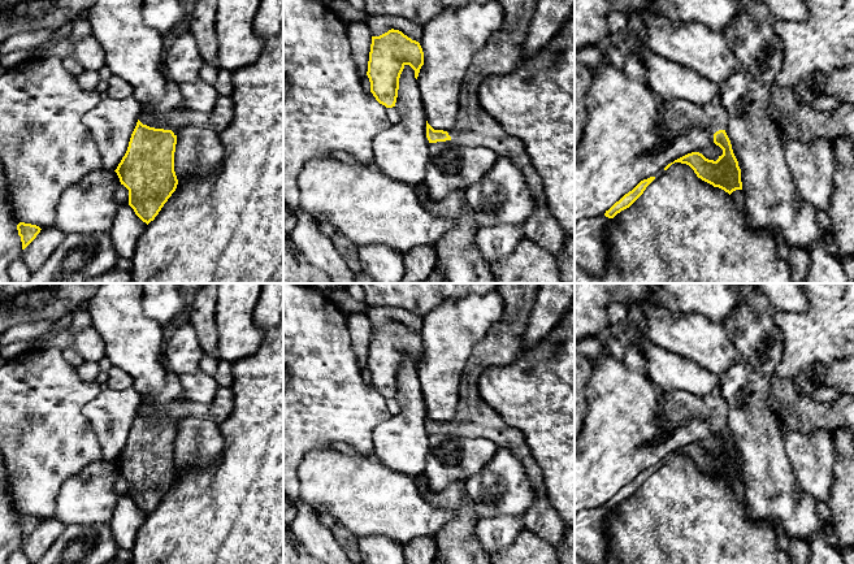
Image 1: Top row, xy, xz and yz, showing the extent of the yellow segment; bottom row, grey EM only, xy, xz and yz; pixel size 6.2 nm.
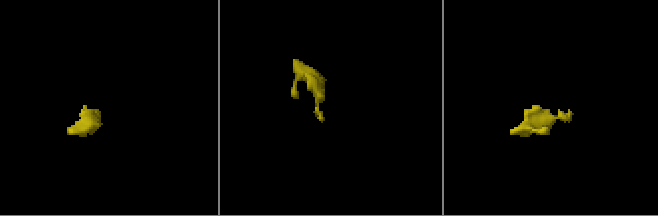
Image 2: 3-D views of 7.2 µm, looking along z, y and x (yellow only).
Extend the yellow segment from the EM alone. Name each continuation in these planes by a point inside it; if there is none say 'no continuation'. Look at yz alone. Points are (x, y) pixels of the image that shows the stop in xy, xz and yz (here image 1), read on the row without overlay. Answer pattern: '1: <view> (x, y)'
1: yz (677, 406)

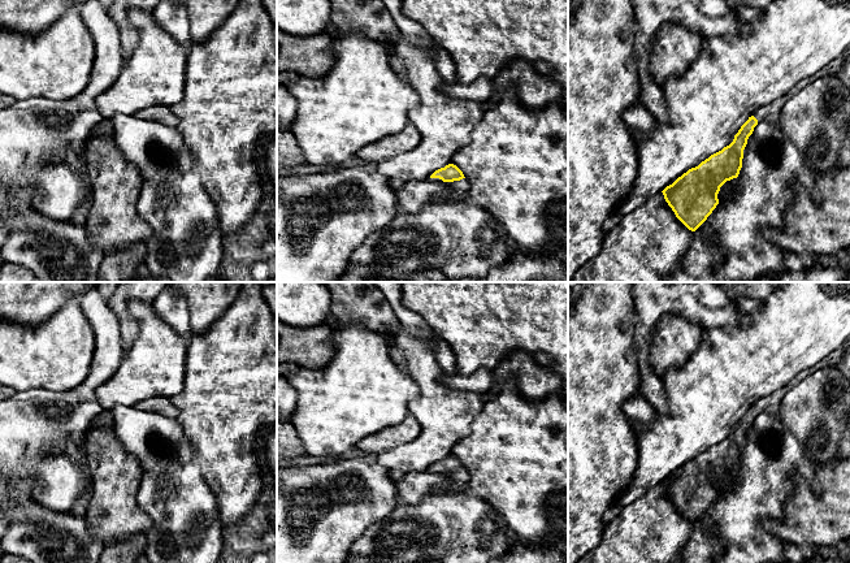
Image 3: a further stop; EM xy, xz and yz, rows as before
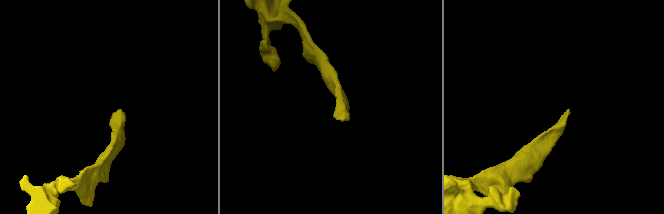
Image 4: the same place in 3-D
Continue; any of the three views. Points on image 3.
1: xz (459, 481)

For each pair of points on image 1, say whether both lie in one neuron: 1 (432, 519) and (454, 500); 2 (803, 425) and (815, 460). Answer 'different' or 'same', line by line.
1: different
2: different

